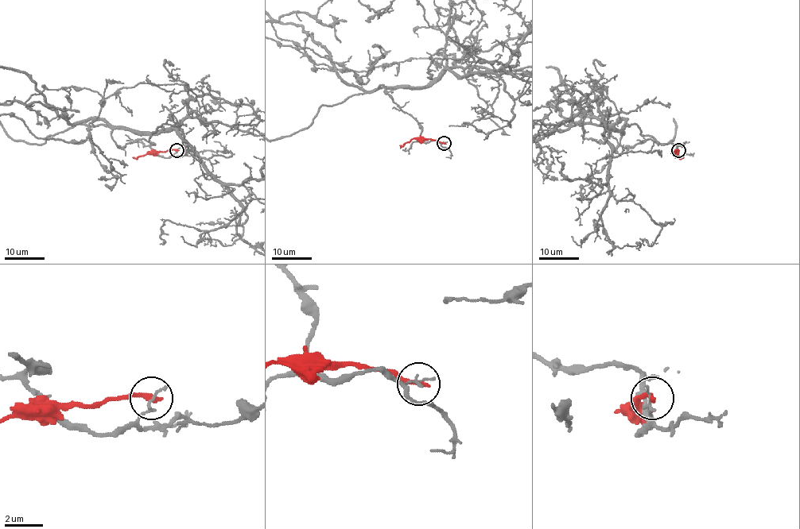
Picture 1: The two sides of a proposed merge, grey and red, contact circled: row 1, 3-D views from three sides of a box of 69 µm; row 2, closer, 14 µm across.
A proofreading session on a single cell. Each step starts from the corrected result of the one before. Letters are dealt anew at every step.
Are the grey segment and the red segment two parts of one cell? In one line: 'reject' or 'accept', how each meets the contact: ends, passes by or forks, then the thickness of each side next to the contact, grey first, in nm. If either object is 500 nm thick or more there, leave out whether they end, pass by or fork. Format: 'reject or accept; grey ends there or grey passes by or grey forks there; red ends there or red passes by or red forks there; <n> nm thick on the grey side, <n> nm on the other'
reject; grey ends there; red ends there; 170 nm thick on the grey side, 280 nm on the other

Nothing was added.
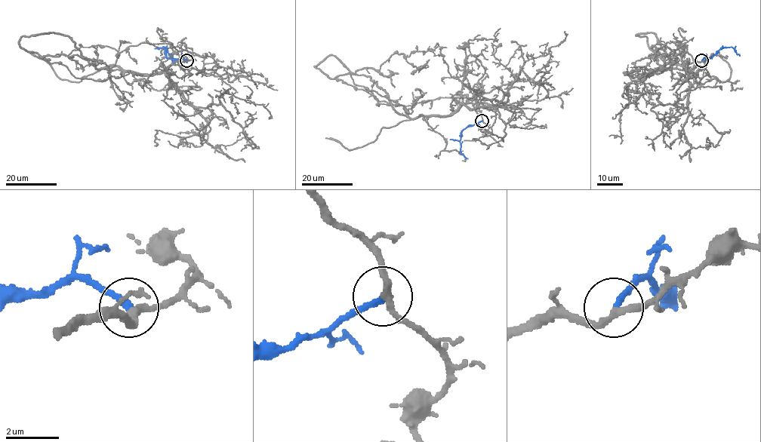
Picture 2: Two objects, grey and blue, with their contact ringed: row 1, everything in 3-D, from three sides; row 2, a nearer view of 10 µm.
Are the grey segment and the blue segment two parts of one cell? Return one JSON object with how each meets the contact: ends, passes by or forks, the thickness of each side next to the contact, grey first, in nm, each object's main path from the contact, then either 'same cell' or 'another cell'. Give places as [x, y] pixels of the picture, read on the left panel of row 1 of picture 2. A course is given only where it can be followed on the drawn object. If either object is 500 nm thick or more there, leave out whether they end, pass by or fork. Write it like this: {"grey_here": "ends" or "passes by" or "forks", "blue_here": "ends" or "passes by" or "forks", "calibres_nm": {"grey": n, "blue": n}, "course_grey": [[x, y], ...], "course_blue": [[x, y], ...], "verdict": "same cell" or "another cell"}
{"grey_here": "passes by", "blue_here": "ends", "calibres_nm": {"grey": 240, "blue": 240}, "course_grey": [[186, 60], [137, 74], [97, 69], [63, 35], [20, 41], [41, 57], [81, 46], [163, 46]], "course_blue": [[186, 60], [167, 56], [166, 45]], "verdict": "same cell"}

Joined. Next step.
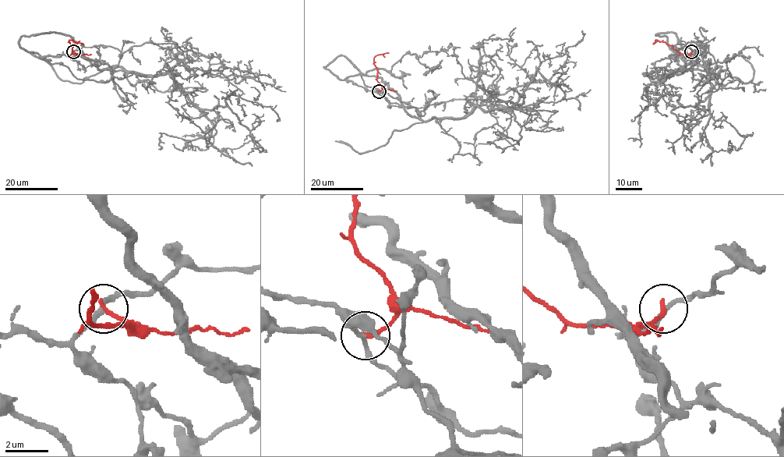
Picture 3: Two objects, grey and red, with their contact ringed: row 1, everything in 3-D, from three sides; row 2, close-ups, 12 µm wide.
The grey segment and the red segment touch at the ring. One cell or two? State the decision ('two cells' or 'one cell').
two cells

